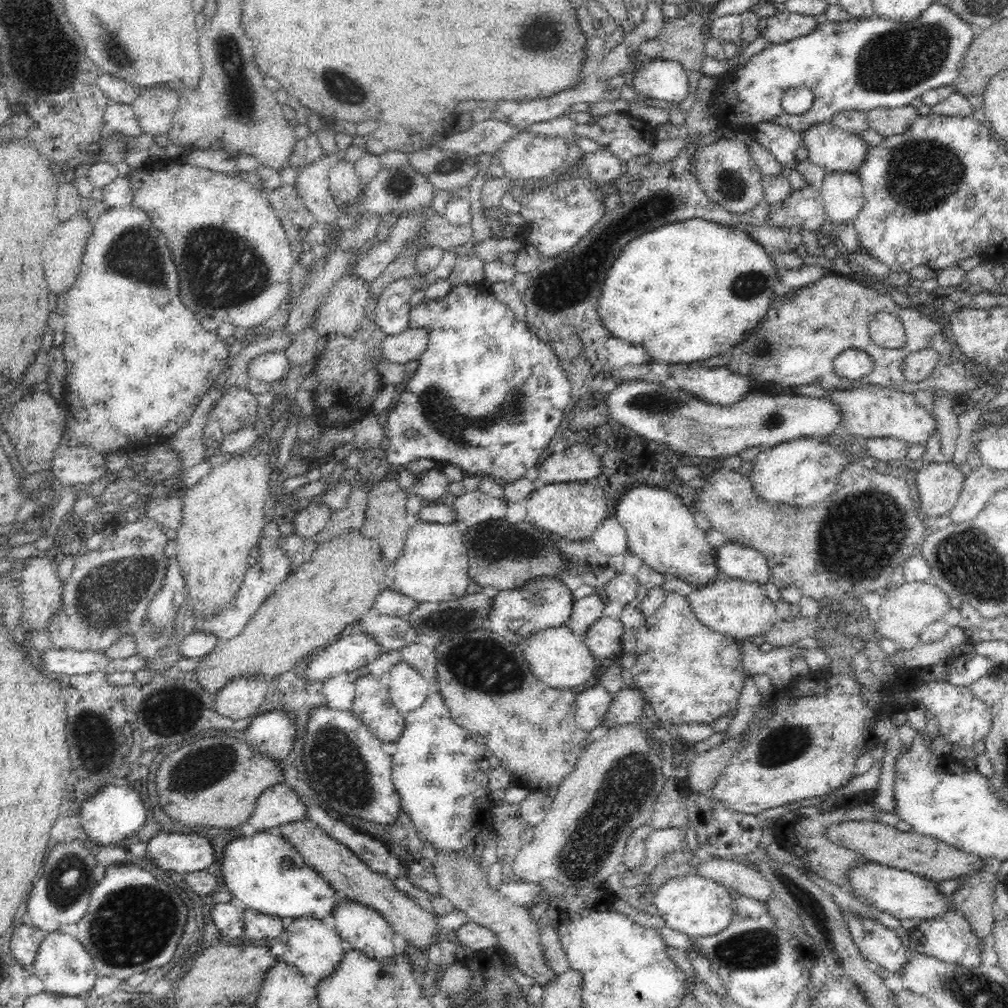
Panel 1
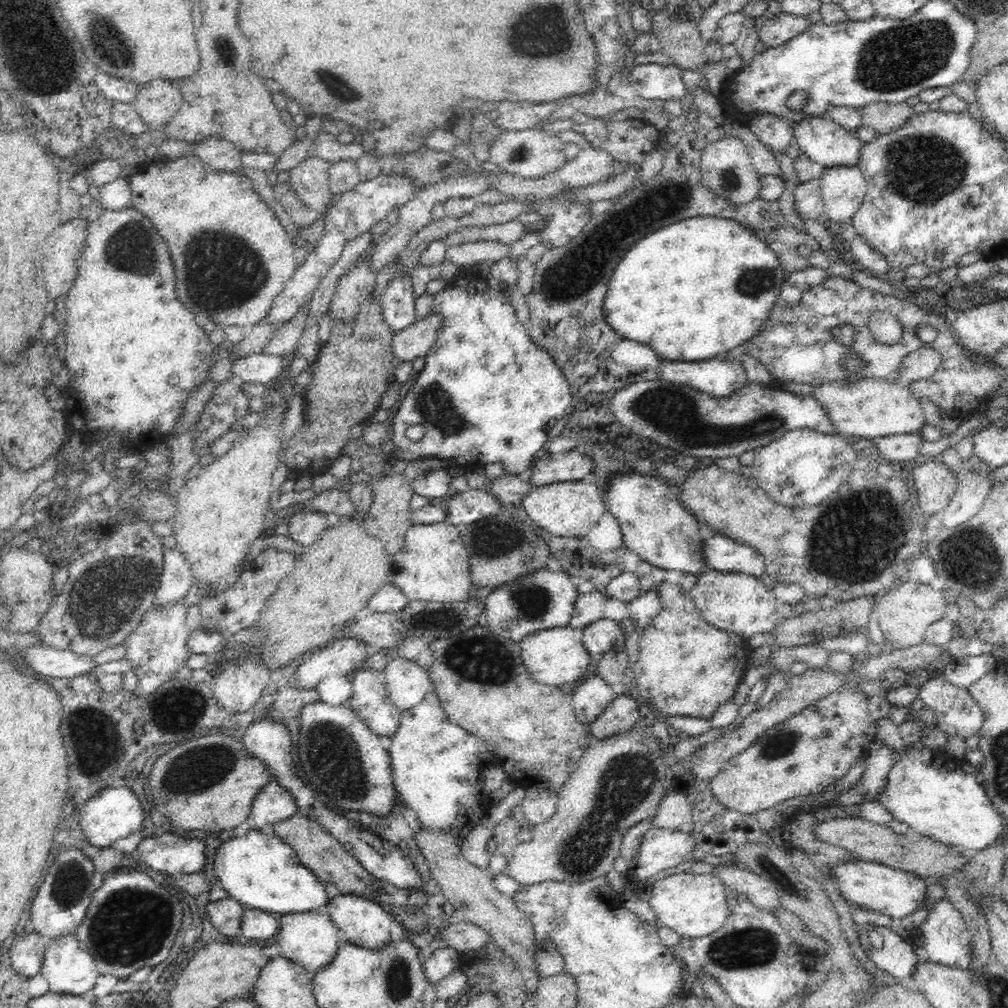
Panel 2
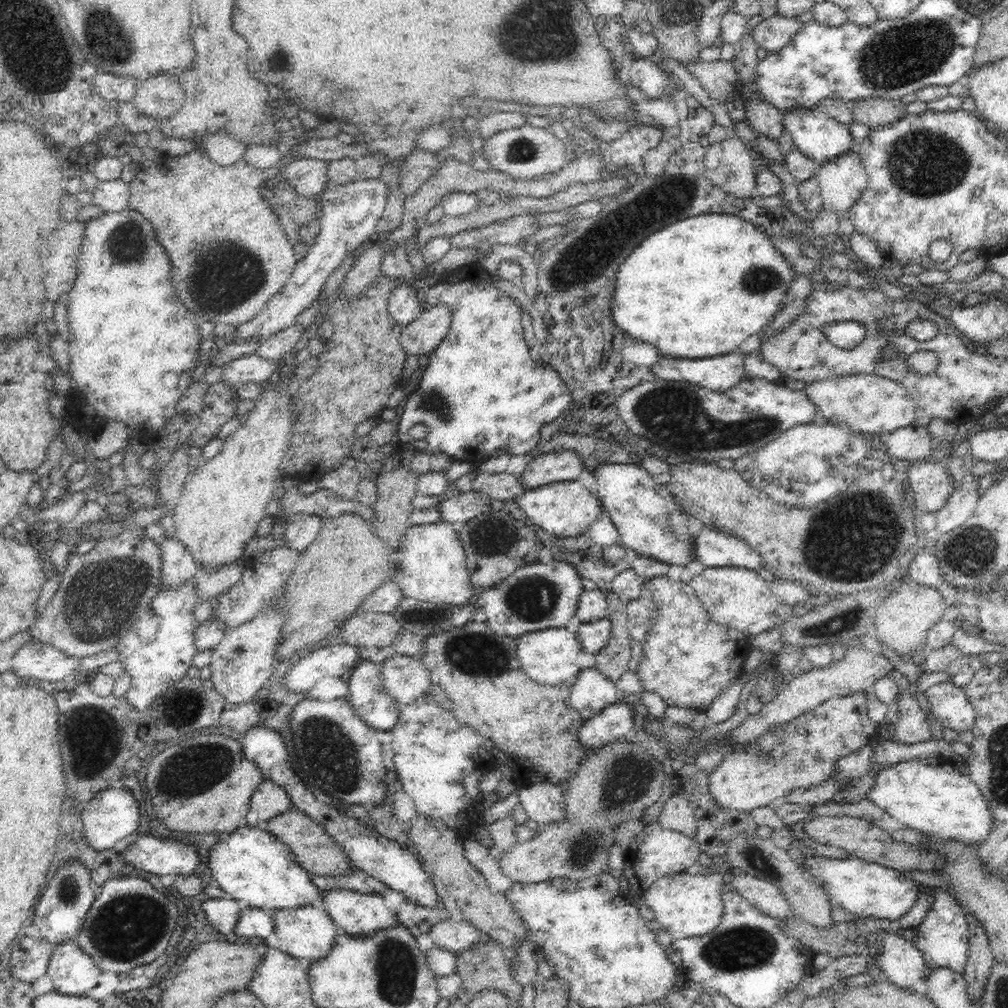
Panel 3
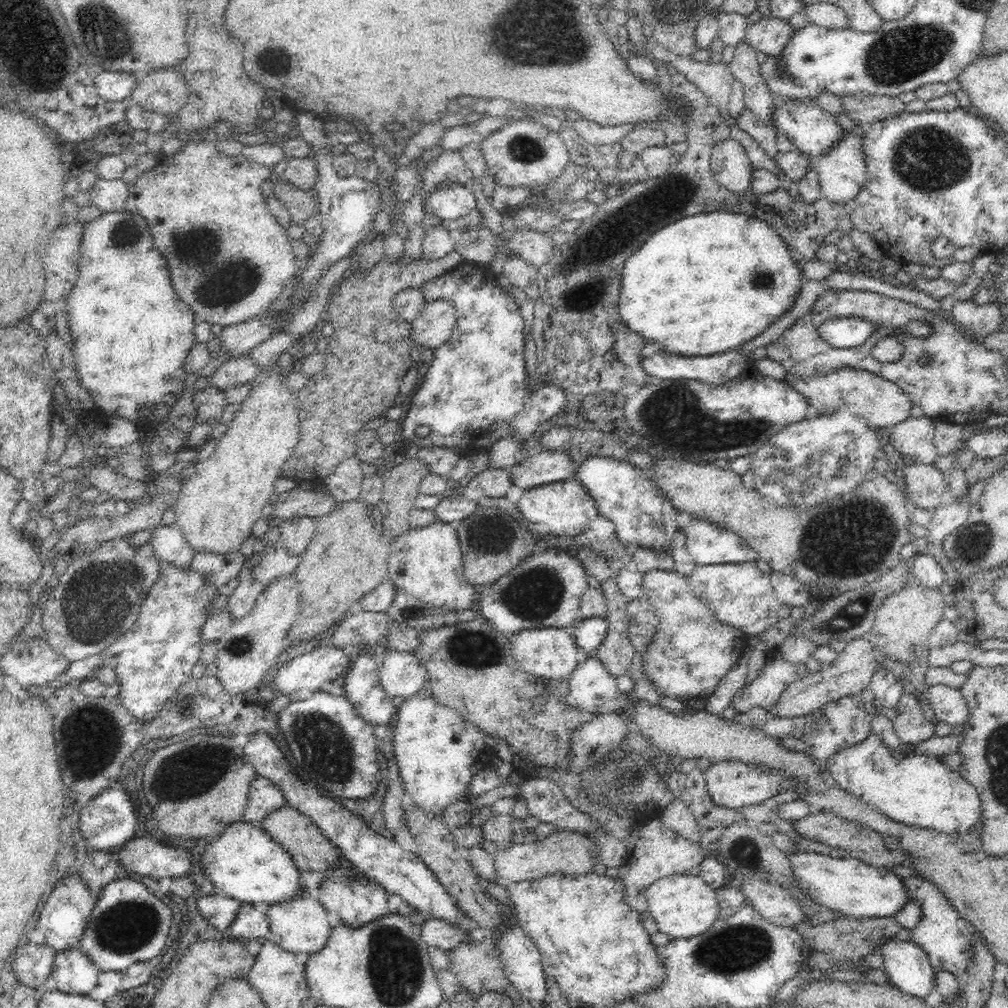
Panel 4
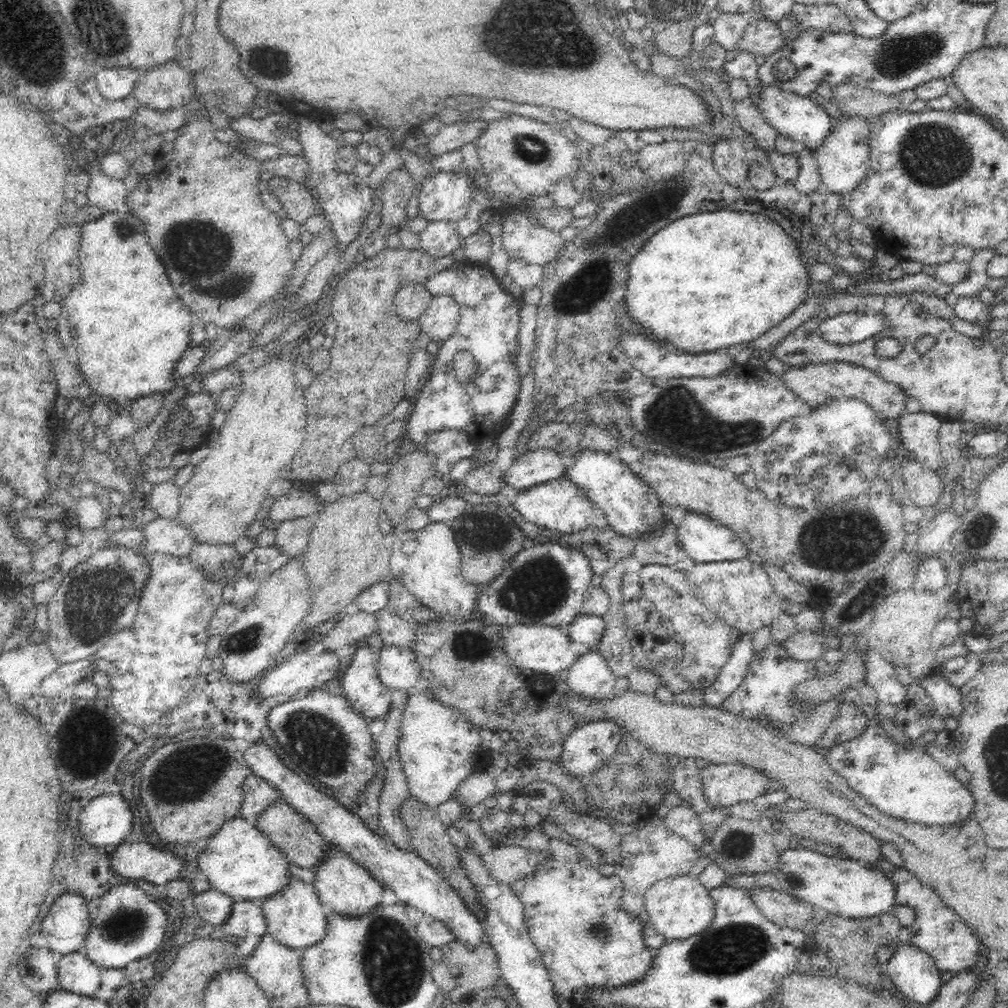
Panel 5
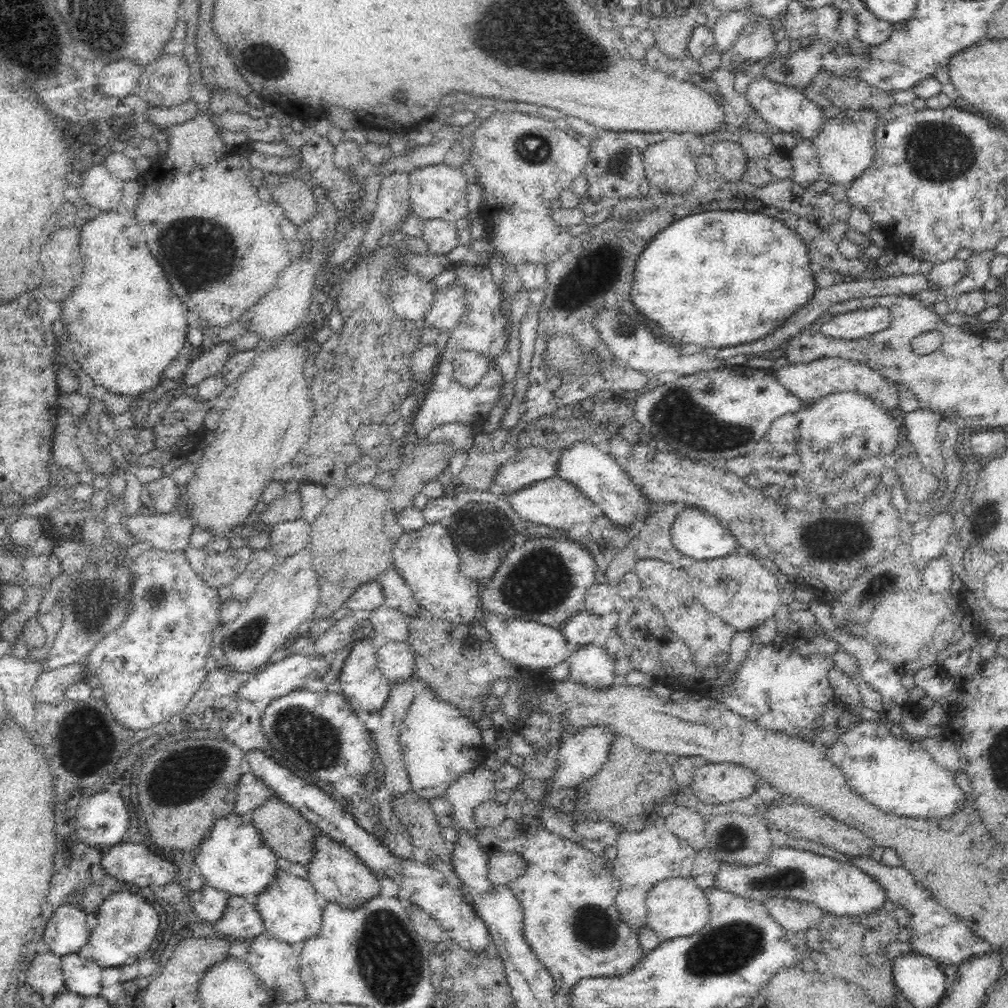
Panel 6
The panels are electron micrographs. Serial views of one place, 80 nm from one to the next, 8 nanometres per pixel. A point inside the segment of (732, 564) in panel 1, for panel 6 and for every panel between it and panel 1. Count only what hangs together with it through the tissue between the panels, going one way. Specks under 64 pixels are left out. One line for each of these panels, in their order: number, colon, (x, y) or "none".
2: (721, 553)
3: (714, 548)
4: (708, 544)
5: (705, 541)
6: (696, 533)

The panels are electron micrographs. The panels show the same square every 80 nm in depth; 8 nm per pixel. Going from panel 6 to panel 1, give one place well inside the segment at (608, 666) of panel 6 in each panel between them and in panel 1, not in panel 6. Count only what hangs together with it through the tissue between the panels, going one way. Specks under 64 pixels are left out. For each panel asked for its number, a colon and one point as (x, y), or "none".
1: (592, 704)
2: (593, 695)
3: (591, 691)
4: (590, 685)
5: (590, 677)

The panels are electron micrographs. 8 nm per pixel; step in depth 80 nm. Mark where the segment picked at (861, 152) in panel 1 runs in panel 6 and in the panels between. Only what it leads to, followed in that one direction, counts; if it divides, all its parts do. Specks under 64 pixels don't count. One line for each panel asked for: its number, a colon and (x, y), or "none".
2: (822, 140)
3: (821, 138)
4: (812, 130)
5: (808, 125)
6: (786, 109)

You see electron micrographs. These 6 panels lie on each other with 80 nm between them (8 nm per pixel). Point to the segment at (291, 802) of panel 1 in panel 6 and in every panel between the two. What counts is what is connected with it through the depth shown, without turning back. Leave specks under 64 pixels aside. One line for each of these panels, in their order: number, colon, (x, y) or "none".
2: (274, 802)
3: (269, 800)
4: (264, 796)
5: (258, 795)
6: (251, 791)

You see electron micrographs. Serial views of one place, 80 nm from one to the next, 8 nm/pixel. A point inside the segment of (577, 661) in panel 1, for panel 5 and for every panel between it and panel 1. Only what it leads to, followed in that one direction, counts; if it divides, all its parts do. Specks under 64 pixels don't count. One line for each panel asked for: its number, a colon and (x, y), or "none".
2: (556, 657)
3: (549, 656)
4: (546, 654)
5: (537, 648)

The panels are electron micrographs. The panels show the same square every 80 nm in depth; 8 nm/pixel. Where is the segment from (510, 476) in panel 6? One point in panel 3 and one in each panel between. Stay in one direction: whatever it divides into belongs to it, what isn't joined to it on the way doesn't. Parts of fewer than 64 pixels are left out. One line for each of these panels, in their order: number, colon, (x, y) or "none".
3: (562, 466)
4: (552, 466)
5: (534, 467)

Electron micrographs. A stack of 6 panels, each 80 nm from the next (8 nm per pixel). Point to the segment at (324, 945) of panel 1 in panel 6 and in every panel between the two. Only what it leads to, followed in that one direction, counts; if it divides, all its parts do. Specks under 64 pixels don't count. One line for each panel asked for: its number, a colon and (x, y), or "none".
2: (310, 939)
3: (306, 932)
4: (299, 925)
5: (294, 917)
6: (290, 907)

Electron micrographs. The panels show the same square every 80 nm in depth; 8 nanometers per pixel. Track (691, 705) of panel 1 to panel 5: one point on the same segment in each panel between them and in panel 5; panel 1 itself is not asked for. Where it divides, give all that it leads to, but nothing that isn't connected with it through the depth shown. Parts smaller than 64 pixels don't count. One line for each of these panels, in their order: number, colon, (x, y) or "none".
2: (687, 667)
3: (688, 659)
4: (691, 652)
5: (708, 644)

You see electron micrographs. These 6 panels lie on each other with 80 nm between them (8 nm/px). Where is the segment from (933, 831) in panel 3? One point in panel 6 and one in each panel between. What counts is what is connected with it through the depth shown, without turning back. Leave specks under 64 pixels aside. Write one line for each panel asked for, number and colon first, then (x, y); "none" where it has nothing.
4: (921, 791)
5: (906, 783)
6: (900, 777)

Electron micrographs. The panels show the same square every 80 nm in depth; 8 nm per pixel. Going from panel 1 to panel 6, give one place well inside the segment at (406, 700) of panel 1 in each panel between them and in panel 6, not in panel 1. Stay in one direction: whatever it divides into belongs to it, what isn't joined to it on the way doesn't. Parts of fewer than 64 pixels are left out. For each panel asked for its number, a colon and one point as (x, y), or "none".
2: (407, 684)
3: (405, 679)
4: (401, 674)
5: (397, 667)
6: (395, 659)

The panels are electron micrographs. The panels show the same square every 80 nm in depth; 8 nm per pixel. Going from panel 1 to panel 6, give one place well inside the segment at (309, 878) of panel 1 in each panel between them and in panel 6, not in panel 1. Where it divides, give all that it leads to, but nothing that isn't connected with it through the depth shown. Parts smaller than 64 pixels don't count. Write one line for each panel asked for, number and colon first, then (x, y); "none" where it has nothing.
2: (262, 872)
3: (252, 866)
4: (244, 862)
5: (239, 860)
6: (233, 858)

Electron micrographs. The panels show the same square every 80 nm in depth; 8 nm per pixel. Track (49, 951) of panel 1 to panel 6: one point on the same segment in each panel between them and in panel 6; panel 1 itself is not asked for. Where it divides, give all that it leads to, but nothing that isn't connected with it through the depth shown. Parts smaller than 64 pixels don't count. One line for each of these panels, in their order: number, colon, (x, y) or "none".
2: (68, 969)
3: (73, 972)
4: (73, 972)
5: (76, 972)
6: (82, 977)

